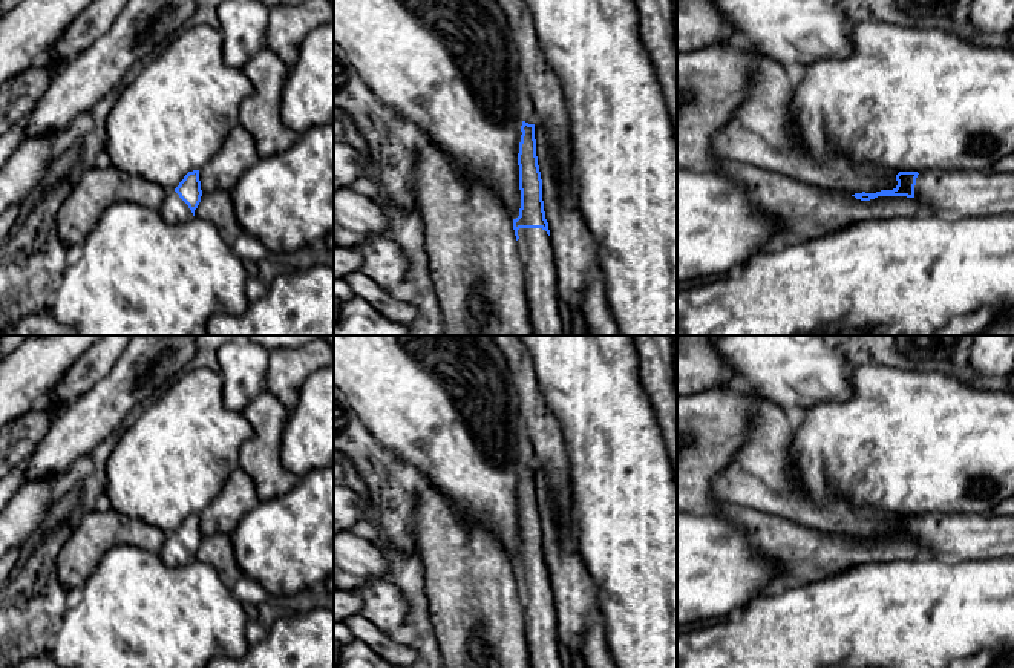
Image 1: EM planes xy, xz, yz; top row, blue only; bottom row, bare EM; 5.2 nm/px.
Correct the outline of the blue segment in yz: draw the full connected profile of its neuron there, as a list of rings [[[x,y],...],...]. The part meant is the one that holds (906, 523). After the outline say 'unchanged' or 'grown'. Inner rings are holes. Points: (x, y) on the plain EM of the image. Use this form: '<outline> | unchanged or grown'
[[[899,515],[893,533],[855,536],[856,542],[878,539],[914,541],[933,556],[951,559],[996,559],[1014,556],[1014,515]]] | grown

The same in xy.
[[[199,513],[188,515],[179,529],[165,538],[159,556],[168,567],[184,565],[195,559],[201,539]]] | grown

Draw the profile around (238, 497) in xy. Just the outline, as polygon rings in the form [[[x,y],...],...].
[[[236,469],[218,496],[199,513],[202,536],[233,535],[240,519],[259,503],[250,475]]]

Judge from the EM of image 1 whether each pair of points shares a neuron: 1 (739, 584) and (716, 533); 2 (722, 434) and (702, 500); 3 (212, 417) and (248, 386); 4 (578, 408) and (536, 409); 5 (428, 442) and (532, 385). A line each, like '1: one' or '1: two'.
1: one
2: one
3: two
4: two
5: two

